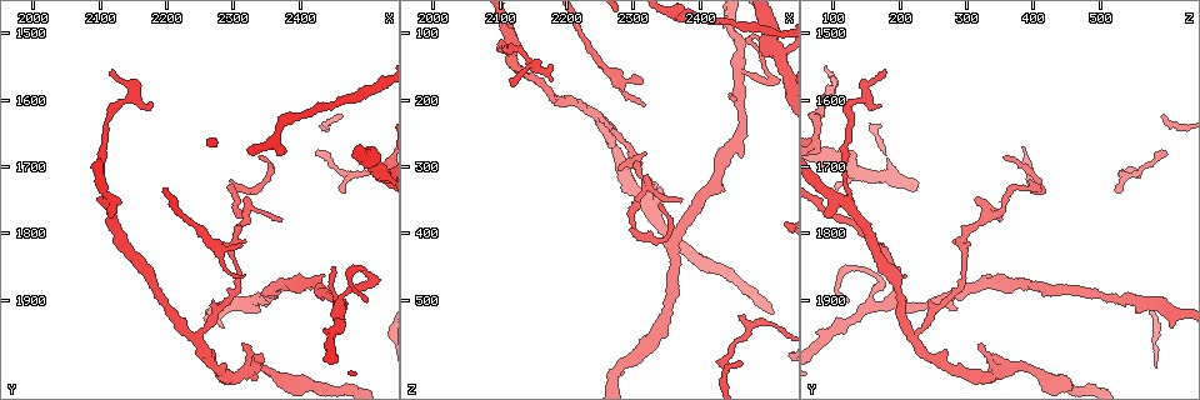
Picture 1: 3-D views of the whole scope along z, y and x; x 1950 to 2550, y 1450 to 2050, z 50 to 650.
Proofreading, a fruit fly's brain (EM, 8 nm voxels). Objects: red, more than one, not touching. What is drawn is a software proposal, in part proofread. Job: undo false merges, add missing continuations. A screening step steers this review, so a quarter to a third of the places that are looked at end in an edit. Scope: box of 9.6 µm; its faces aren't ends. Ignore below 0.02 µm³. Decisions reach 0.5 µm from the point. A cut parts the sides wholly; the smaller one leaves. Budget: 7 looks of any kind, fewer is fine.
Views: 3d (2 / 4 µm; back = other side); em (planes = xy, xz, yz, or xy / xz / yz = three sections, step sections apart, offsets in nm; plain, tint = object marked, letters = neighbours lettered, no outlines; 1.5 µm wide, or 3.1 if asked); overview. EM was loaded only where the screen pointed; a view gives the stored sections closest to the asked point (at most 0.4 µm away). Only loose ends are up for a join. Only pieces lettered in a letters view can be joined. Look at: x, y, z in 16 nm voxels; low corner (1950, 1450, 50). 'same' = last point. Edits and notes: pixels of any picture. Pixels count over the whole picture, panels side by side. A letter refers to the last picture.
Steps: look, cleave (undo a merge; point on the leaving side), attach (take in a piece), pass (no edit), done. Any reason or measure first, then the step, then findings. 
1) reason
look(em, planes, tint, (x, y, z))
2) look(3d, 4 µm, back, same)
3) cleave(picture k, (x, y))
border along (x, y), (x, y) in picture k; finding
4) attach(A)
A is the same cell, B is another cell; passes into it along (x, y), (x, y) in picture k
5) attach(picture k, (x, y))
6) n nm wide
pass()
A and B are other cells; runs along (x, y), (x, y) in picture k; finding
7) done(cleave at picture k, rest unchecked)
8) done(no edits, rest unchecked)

free end
look(3d, 4 µm, back, (2315, 1820, 170))

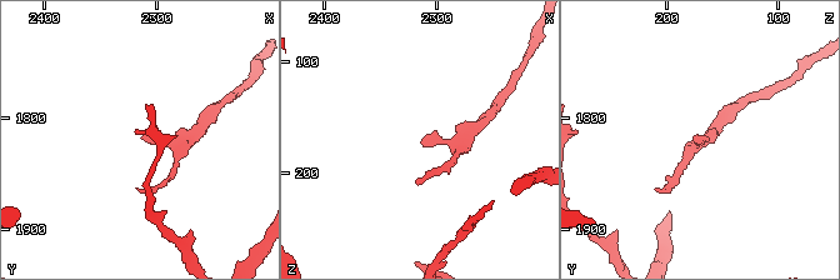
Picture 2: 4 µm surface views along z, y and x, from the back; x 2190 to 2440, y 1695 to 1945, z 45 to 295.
shape alone is not enough
look(em, xz, step 4, letters, (2314, 1818, 170))

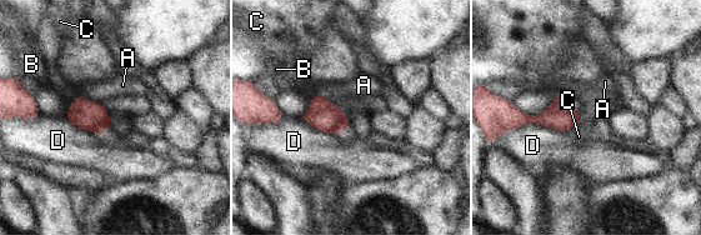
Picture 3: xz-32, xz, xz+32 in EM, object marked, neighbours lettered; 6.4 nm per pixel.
cut it another way
look(em, planes, letters, same)

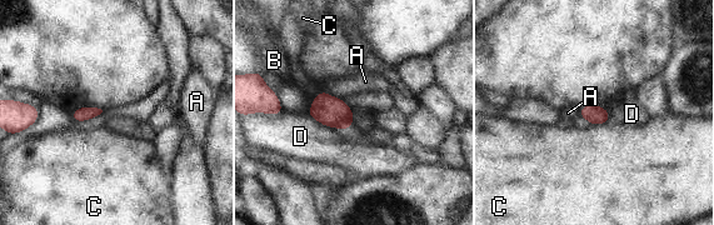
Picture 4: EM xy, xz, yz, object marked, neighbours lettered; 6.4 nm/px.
pass()
A, B, C and D are other cells; border along (610, 118), (600, 124), (590, 125) in picture 4; no lettered piece goes on from it

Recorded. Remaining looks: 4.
free end
look(em, xy, step 8, letters, (2455, 1850, 195))

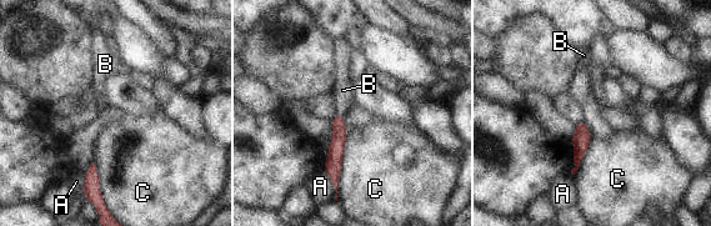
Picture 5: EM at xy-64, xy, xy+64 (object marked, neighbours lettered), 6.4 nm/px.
attach(picture 5, (343, 90))
B is the same cell, A and C are other cells; passes into it along (336, 145), (341, 114), (343, 90) in picture 5; it goes on there

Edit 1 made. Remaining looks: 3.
look(overview)

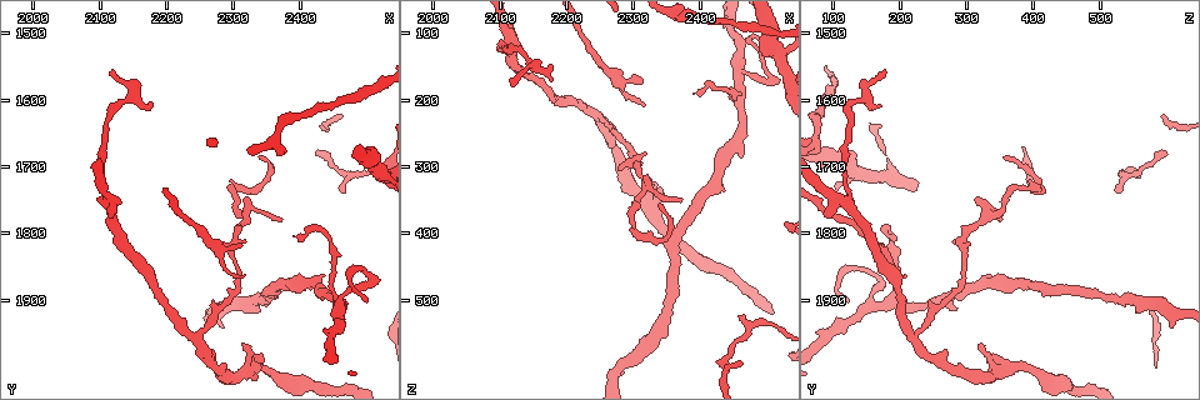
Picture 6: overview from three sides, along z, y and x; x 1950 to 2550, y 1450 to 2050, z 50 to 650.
look(3d, 2 µm, (2325, 2005, 355))

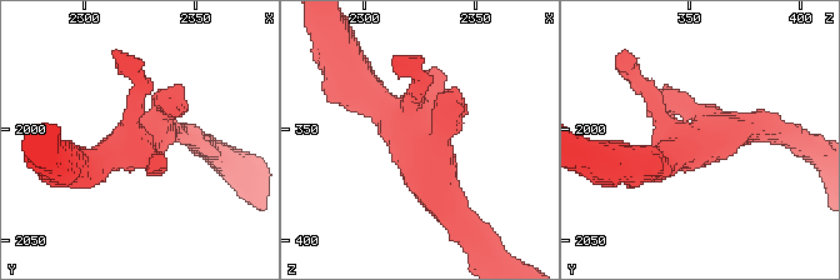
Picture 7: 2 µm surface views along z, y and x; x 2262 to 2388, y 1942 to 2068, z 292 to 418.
look(em, planes, letters, (2324, 2006, 354))

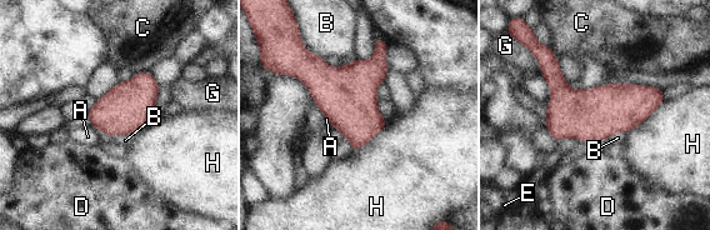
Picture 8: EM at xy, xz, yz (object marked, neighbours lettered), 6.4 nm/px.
pass()
A, B, C, D, E, G and H are other cells; border along (283, 74), (295, 76), (313, 100) in picture 8; continuous, no second cell

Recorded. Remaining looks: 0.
done(attach at picture 5, rest unchecked)

